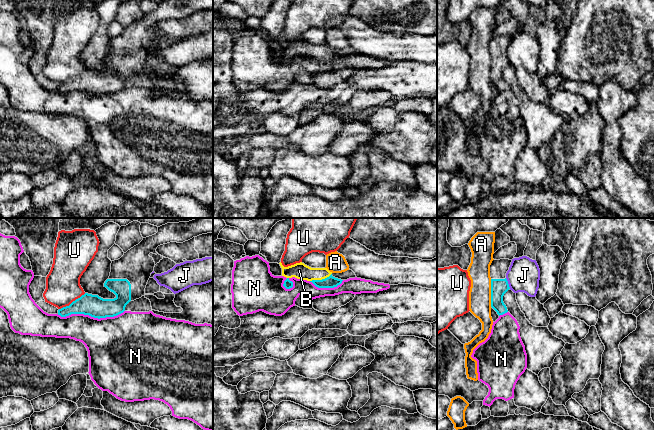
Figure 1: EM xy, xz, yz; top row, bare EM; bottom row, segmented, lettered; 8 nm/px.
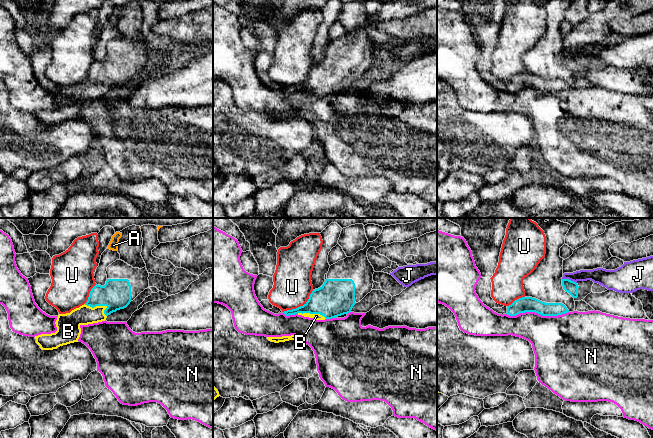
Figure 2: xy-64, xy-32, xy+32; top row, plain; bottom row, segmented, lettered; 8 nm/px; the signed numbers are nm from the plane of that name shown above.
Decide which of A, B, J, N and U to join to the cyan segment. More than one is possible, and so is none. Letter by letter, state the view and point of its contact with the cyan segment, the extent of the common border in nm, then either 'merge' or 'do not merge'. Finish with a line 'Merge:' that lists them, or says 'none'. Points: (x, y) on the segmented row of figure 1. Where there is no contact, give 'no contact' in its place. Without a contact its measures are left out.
A: yz (491, 293) | 220 nm | do not merge
B: xz (320, 280) | 190 nm | merge
J: yz (507, 283) | 100 nm | do not merge
N: xy (90, 315) | 550 nm | do not merge
U: xy (73, 301) | 260 nm | do not merge
Merge: B

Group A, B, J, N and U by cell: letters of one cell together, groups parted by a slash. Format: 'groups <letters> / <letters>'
groups A / B / J / N / U

